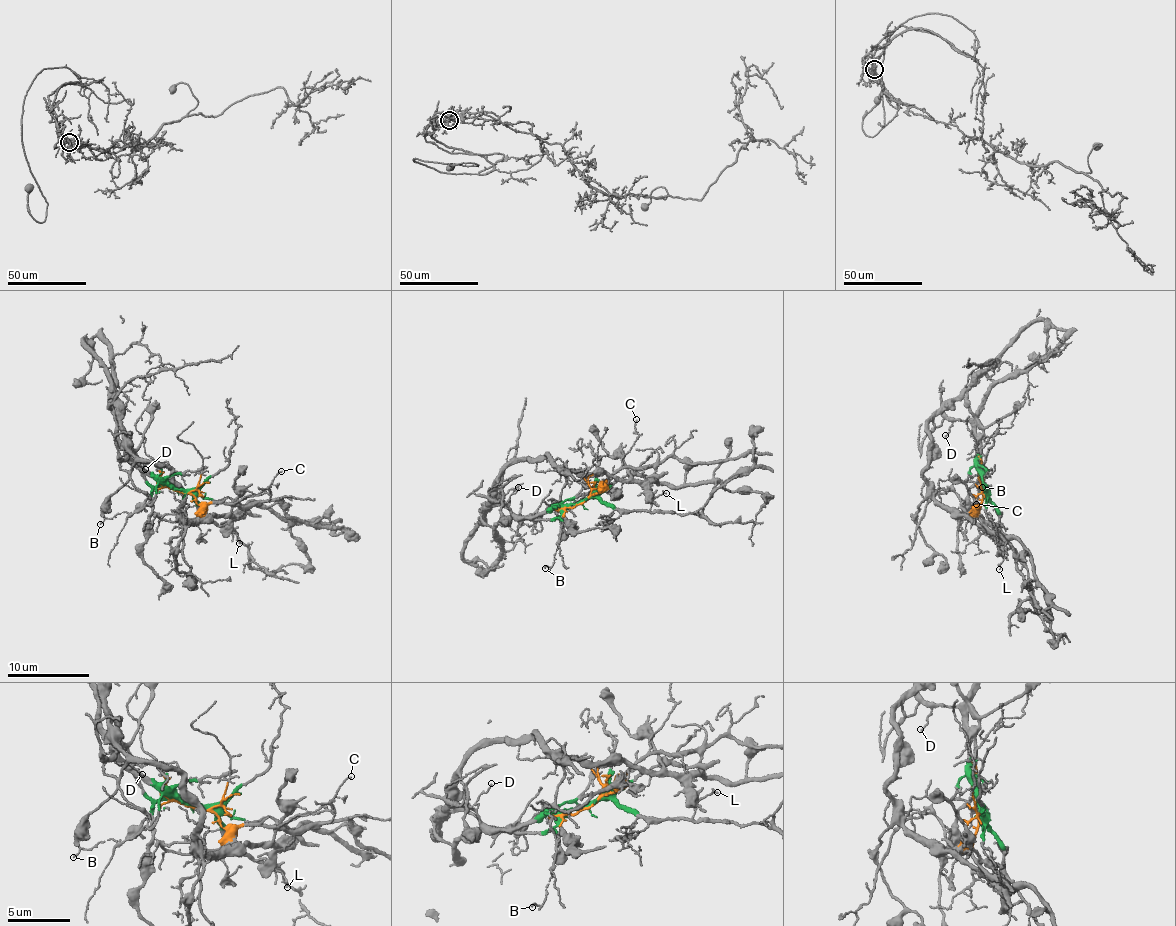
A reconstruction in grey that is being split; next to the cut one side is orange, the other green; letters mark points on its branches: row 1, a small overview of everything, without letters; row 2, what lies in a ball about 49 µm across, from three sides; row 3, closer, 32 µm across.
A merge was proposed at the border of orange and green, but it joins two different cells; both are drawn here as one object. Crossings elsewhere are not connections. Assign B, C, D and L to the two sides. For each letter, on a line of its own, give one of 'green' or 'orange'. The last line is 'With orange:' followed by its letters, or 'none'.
B: green
C: orange
D: green
L: green
With orange: C

